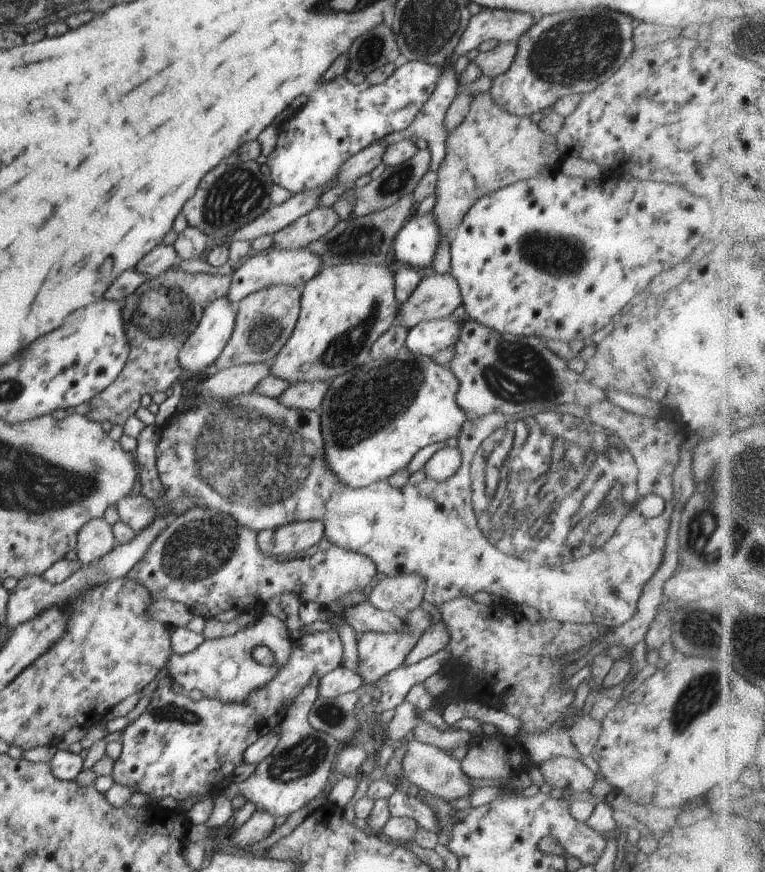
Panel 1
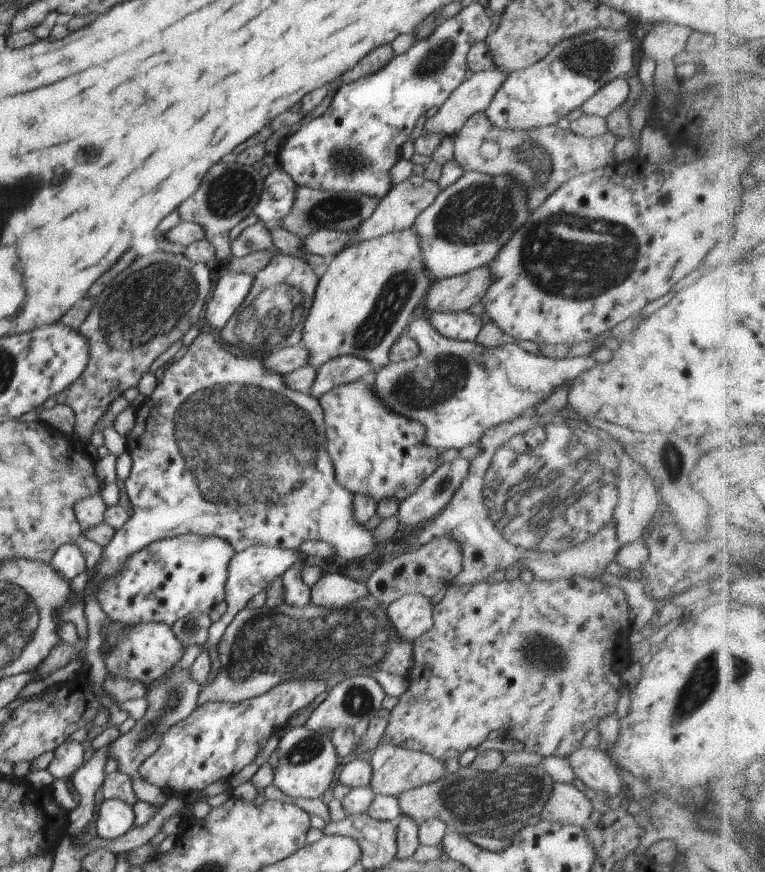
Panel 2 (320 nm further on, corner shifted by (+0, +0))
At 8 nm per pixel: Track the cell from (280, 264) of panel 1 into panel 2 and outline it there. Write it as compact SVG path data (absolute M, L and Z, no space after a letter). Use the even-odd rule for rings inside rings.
M414 172L406 180L391 188L391 191L382 199L370 218L363 221L357 230L357 235L351 236L348 245L388 233L395 233L412 228L418 215L428 208L440 194L441 188L436 181L425 178L423 174Z

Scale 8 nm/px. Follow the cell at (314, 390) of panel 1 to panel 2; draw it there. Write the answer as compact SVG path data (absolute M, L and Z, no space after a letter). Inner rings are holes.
M354 355L333 358L319 366L309 393L319 400L325 392L337 386L366 379L372 368L369 360Z

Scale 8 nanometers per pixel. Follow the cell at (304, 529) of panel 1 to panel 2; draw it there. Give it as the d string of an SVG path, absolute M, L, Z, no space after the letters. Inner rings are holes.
M258 545L247 548L240 553L236 553L228 563L227 577L225 582L225 601L227 610L223 616L209 628L209 637L205 644L209 655L211 656L211 671L208 675L207 682L211 681L219 669L219 656L217 653L217 644L220 642L226 627L235 619L235 614L240 612L250 599L258 592L264 590L268 584L271 584L277 576L280 576L292 565L298 562L304 562L306 558L298 550L286 550L278 547Z

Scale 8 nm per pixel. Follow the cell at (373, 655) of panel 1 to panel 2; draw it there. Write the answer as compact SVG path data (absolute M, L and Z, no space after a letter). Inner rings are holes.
M408 593L397 598L386 612L397 633L411 643L433 625L433 605L430 598L420 593Z

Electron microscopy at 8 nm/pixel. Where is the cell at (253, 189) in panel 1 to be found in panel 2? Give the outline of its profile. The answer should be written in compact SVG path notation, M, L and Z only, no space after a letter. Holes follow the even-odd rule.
M218 162L208 172L208 176L204 176L200 188L184 204L180 204L180 218L182 221L199 224L205 230L205 238L215 246L217 260L228 261L232 256L228 234L236 224L252 214L260 200L263 183L260 171L256 171L256 168L242 166L238 162Z

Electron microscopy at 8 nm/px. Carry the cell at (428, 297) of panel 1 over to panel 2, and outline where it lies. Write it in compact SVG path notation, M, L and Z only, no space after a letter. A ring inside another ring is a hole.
M488 265L471 270L463 275L448 277L442 280L433 280L432 286L424 298L423 306L432 310L432 313L451 313L458 311L468 311L470 306L478 304L491 288L493 276Z

